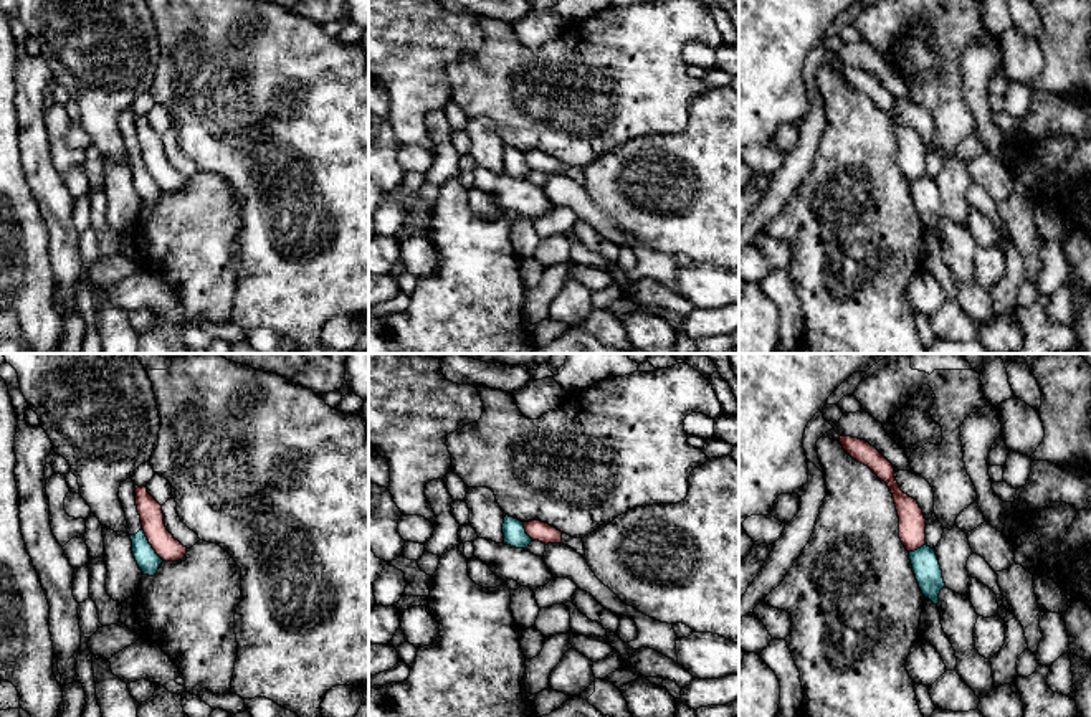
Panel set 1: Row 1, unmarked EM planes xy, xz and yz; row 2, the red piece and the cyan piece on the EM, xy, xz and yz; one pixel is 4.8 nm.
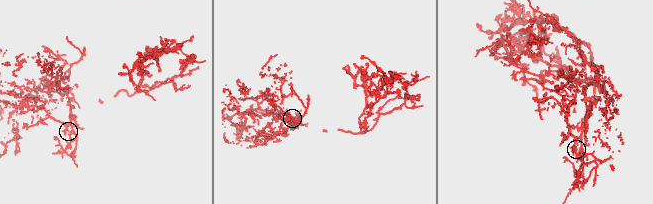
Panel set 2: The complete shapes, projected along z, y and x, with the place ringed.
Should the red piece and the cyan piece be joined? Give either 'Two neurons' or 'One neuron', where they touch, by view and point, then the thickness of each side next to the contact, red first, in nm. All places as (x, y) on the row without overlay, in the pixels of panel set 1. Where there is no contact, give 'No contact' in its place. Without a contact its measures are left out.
Two neurons. Touches red at xy (151, 174). Thickness 120 nm (red) against 110 nm

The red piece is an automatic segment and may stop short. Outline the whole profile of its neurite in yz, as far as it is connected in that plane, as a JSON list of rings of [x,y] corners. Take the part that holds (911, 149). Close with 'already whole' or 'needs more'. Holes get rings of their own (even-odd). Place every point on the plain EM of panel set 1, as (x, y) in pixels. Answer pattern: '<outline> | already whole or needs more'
[[[840,66],[840,73],[853,89],[868,96],[888,114],[899,147],[899,169],[903,175],[908,182],[921,178],[926,173],[926,149],[917,131],[901,121],[893,94],[865,69]]] | already whole

